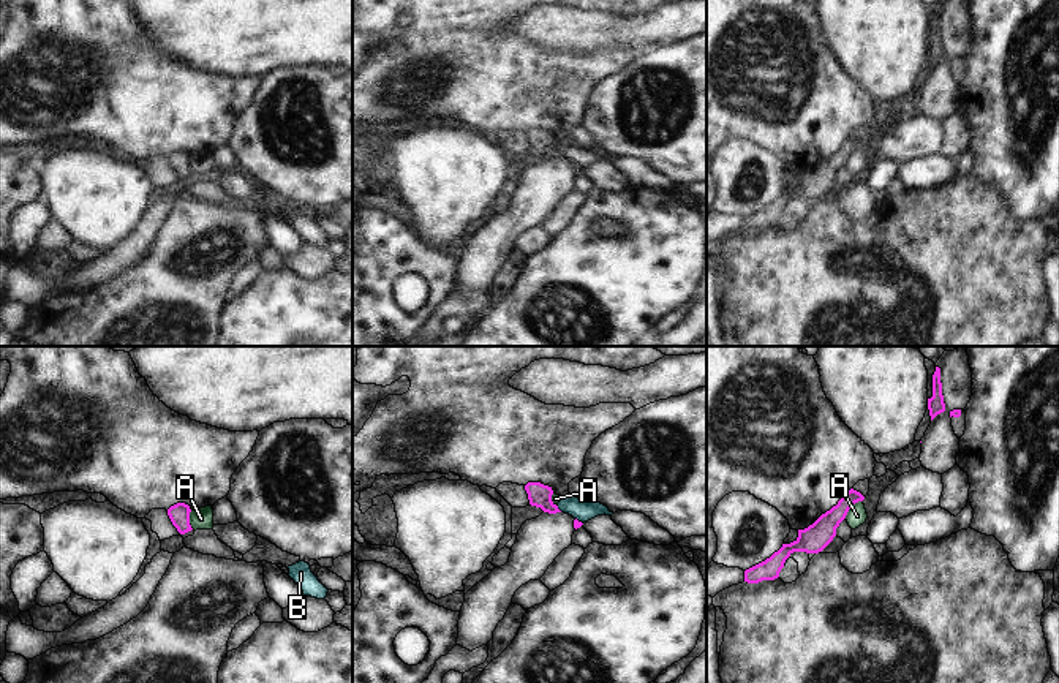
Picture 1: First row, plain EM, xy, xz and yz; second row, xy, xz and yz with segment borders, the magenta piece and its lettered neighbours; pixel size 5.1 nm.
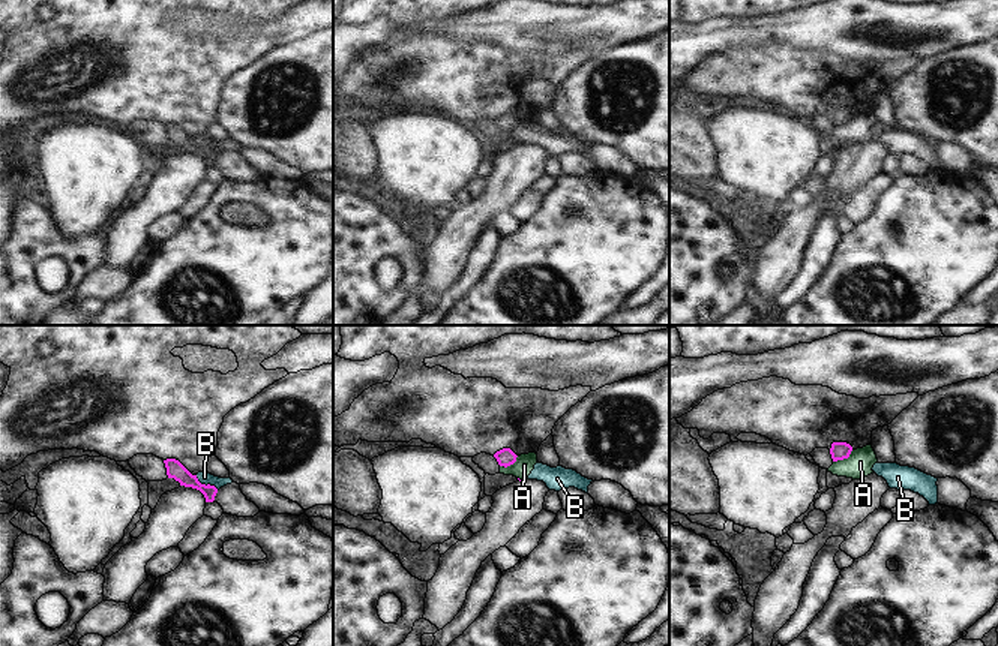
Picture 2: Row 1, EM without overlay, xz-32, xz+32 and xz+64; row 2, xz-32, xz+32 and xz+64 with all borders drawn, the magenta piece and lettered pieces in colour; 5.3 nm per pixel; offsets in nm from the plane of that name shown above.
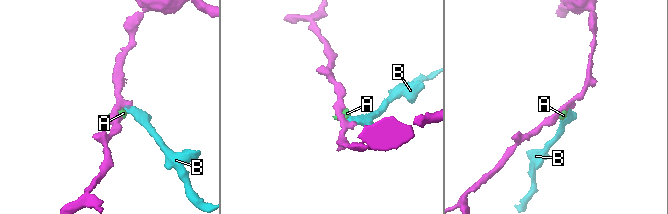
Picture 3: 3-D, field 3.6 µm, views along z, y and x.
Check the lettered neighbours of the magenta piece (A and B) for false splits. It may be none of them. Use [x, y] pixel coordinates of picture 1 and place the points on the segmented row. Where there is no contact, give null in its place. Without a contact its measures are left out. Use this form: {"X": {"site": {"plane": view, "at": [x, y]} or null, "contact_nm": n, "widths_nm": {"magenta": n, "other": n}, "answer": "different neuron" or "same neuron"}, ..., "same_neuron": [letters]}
{"A": {"site": {"plane": "yz", "at": [851, 506]}, "contact_nm": 130, "widths_nm": {"magenta": 140, "other": 100}, "answer": "different neuron"}, "B": {"site": {"plane": "xz", "at": [558, 509]}, "contact_nm": 40, "widths_nm": {"magenta": 120, "other": 110}, "answer": "different neuron"}, "same_neuron": []}

